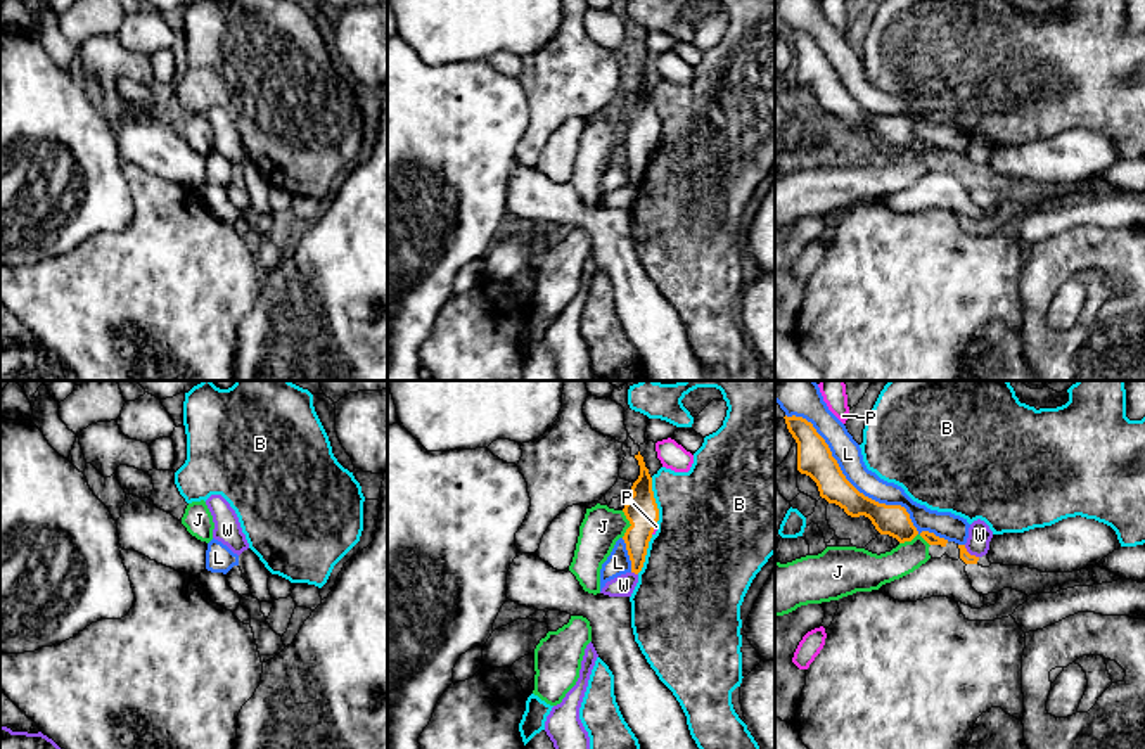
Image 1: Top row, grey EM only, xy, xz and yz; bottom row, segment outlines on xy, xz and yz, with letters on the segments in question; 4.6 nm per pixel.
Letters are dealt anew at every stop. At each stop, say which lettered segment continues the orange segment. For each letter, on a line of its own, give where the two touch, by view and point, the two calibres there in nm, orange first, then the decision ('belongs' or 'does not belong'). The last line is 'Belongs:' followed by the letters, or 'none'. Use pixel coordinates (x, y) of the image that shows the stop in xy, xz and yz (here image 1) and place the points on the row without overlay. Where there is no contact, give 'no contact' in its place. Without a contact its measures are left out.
B: xz (654, 115) | 150/440 nm | does not belong
J: yz (915, 147) | 140/150 nm | does not belong
L: yz (862, 106) | 150/130 nm | does not belong
P: xz (654, 140) | 150/20 nm | does not belong
W: yz (969, 166) | 50/110 nm | does not belong
Belongs: none

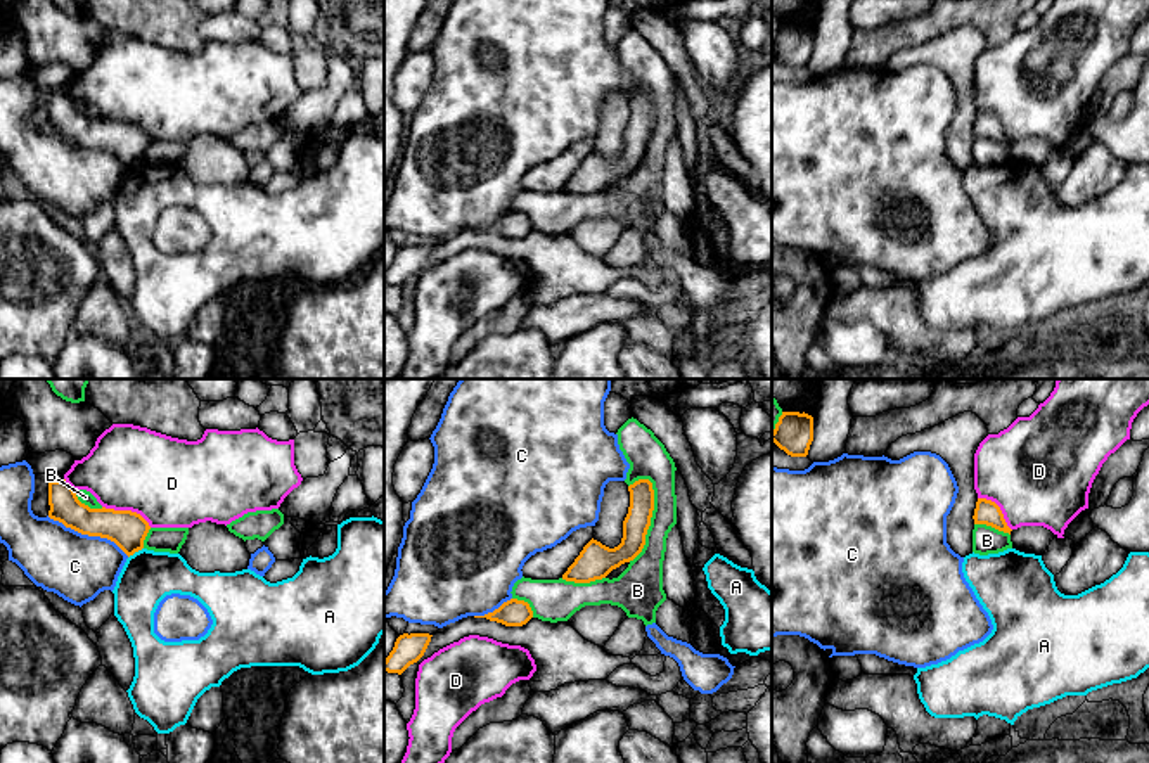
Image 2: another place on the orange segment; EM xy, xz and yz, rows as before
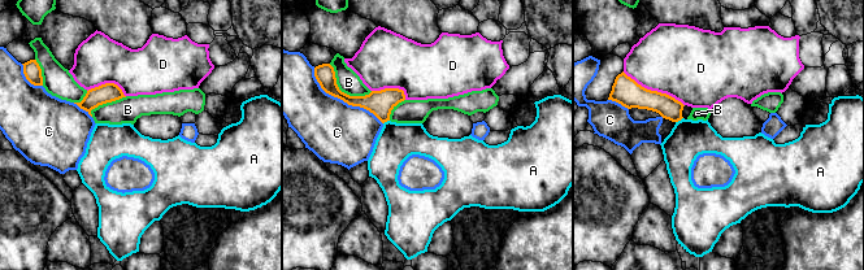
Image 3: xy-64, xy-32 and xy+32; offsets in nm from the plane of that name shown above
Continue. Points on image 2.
A: xy (135, 163) | 170/240 nm | does not belong
B: xz (649, 134) | 120/180 nm | does not belong
C: xy (89, 147) | 170/320 nm | does not belong
D: xy (127, 123) | 170/420 nm | does not belong
Belongs: none

